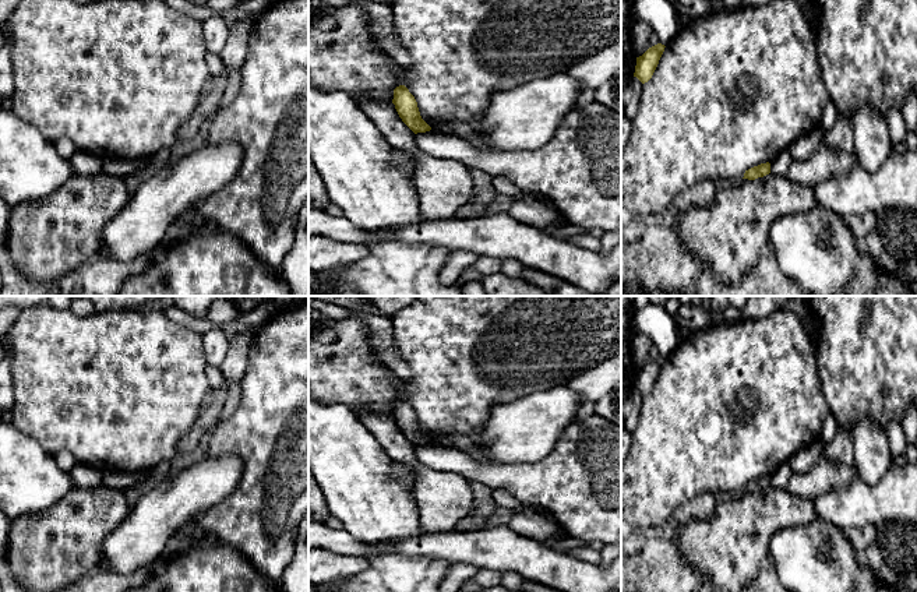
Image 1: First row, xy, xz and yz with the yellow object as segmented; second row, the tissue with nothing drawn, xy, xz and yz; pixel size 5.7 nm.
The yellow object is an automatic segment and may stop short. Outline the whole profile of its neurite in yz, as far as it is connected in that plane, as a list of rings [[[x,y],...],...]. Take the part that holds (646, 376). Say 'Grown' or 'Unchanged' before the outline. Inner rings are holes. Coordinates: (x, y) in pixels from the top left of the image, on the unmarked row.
Unchanged. [[[657,356],[649,360],[642,369],[636,370],[634,390],[636,390],[642,397],[648,395],[652,391],[664,364],[664,360],[664,357]]]

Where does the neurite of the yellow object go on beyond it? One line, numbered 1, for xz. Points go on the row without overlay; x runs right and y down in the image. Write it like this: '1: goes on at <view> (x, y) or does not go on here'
1: does not go on here

